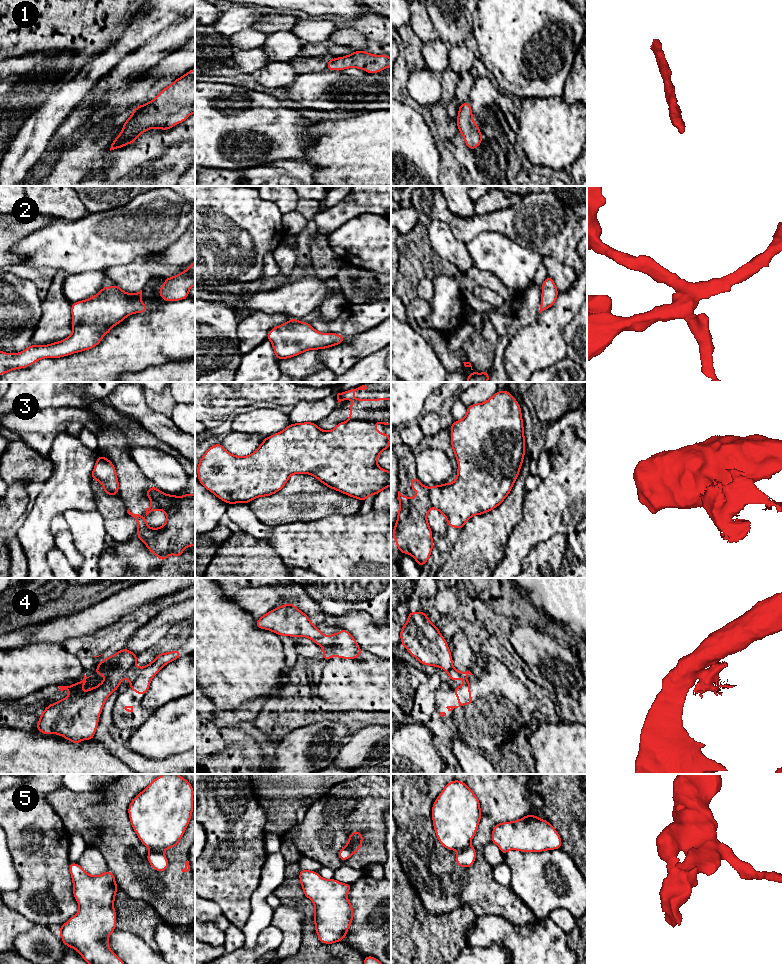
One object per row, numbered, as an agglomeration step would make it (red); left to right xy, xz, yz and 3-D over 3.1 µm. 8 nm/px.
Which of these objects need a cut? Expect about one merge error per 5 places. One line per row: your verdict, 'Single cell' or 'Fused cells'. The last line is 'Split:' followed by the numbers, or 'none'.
1: Single cell
2: Single cell
3: Fused cells
4: Fused cells
5: Fused cells
Split: 3, 4, 5

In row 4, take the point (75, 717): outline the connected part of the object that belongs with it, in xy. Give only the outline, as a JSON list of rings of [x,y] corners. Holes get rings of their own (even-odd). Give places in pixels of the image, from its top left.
[[[123,648],[97,663],[94,675],[101,674],[105,679],[85,692],[81,688],[91,676],[84,675],[82,681],[73,685],[58,686],[60,691],[69,690],[70,694],[45,708],[40,714],[37,730],[47,735],[60,735],[74,744],[93,739],[105,701],[119,688],[137,657],[135,653]]]

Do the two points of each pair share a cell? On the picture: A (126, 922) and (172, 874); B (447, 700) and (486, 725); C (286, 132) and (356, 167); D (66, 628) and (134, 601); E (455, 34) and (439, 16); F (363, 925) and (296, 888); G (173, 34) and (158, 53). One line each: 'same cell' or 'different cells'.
A: different cells
B: same cell
C: different cells
D: same cell
E: same cell
F: different cells
G: same cell

